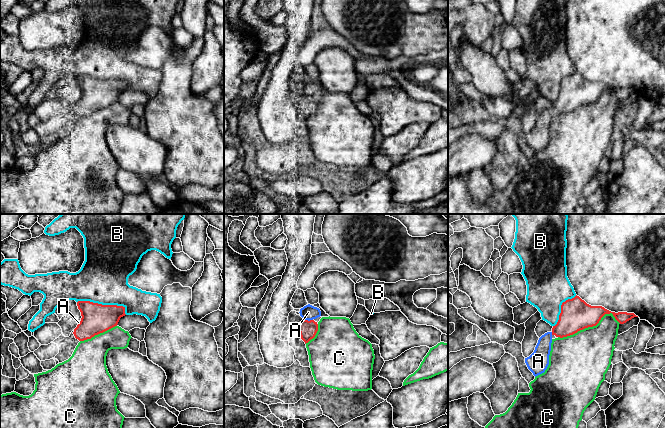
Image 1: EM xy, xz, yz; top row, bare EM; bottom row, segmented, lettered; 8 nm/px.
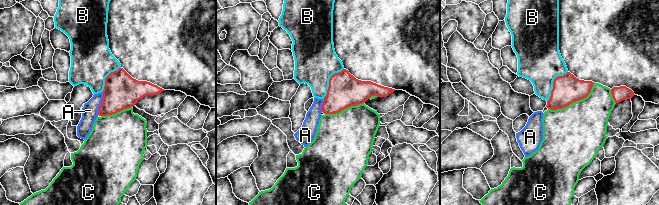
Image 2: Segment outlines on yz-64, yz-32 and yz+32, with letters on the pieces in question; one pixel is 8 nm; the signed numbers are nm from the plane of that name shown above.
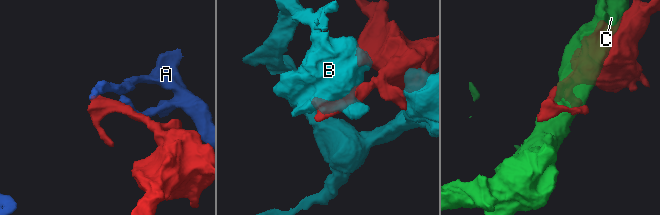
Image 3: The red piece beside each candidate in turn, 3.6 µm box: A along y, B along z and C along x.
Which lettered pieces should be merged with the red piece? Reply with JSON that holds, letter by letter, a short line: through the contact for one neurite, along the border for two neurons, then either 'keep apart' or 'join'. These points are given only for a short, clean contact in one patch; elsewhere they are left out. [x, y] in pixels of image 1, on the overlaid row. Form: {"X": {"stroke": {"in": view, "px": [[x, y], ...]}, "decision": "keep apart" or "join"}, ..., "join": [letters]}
{"A": {"decision": "keep apart"}, "B": {"decision": "keep apart"}, "C": {"decision": "keep apart"}, "join": []}

